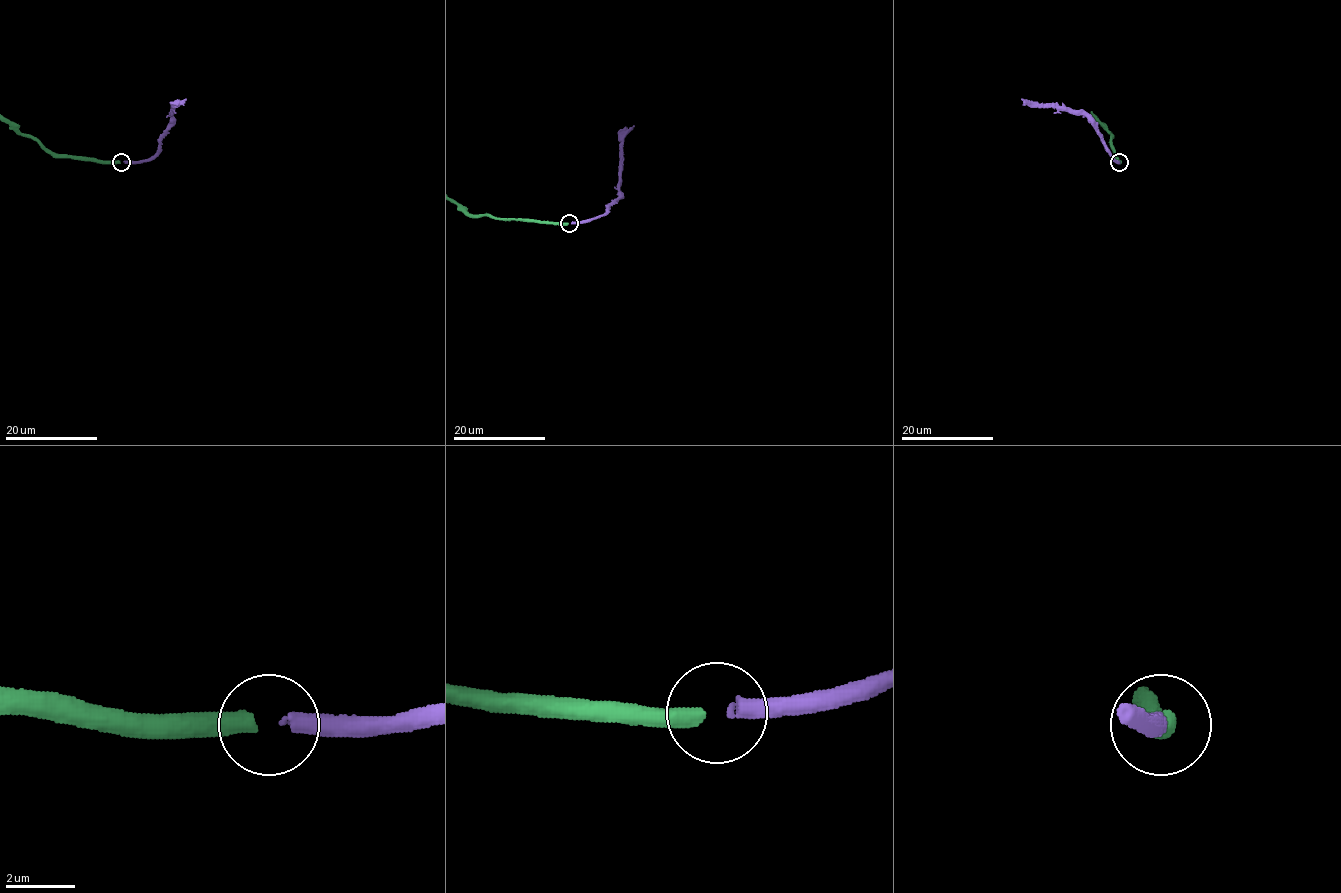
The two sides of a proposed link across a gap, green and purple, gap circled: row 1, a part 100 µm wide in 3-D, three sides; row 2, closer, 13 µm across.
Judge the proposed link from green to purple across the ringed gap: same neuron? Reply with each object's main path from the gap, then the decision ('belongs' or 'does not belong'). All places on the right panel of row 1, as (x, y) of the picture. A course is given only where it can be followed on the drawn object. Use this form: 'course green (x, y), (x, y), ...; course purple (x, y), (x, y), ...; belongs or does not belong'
course purple (1119, 162), (1108, 152), (1098, 129), (1083, 115), (1028, 106), (1021, 99); belongs

